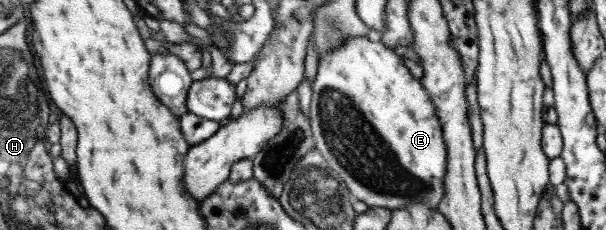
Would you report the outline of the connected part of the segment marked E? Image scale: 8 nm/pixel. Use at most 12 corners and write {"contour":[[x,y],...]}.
{"contour":[[380,37],[313,81],[316,148],[369,207],[435,208],[434,103]]}

